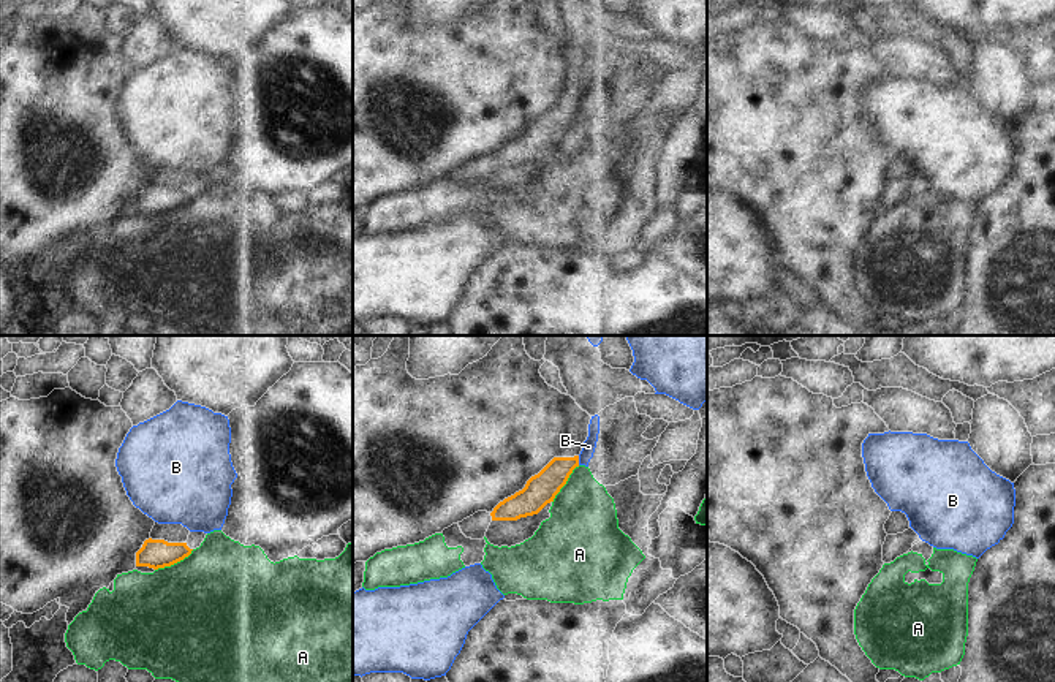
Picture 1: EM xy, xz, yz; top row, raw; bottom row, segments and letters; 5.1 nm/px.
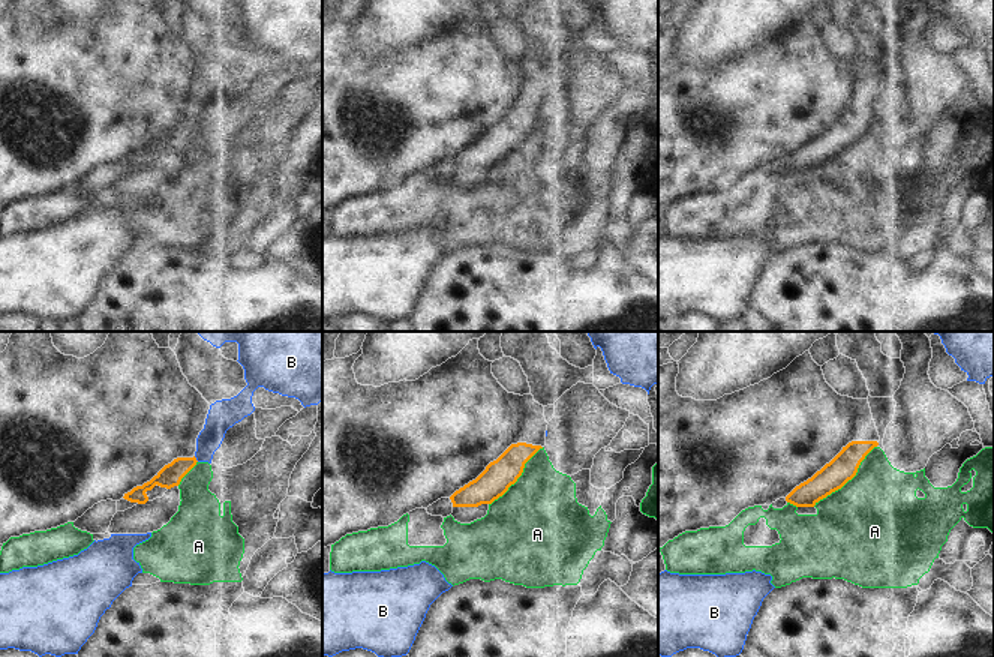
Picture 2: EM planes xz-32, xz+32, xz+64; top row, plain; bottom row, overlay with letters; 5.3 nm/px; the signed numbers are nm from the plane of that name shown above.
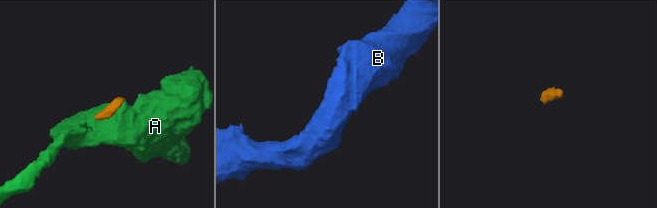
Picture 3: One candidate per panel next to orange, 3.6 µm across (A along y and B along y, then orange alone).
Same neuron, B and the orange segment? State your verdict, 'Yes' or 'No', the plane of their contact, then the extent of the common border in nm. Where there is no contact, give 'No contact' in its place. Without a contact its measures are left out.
No. Touches orange in xz. Shared border 50 nm

